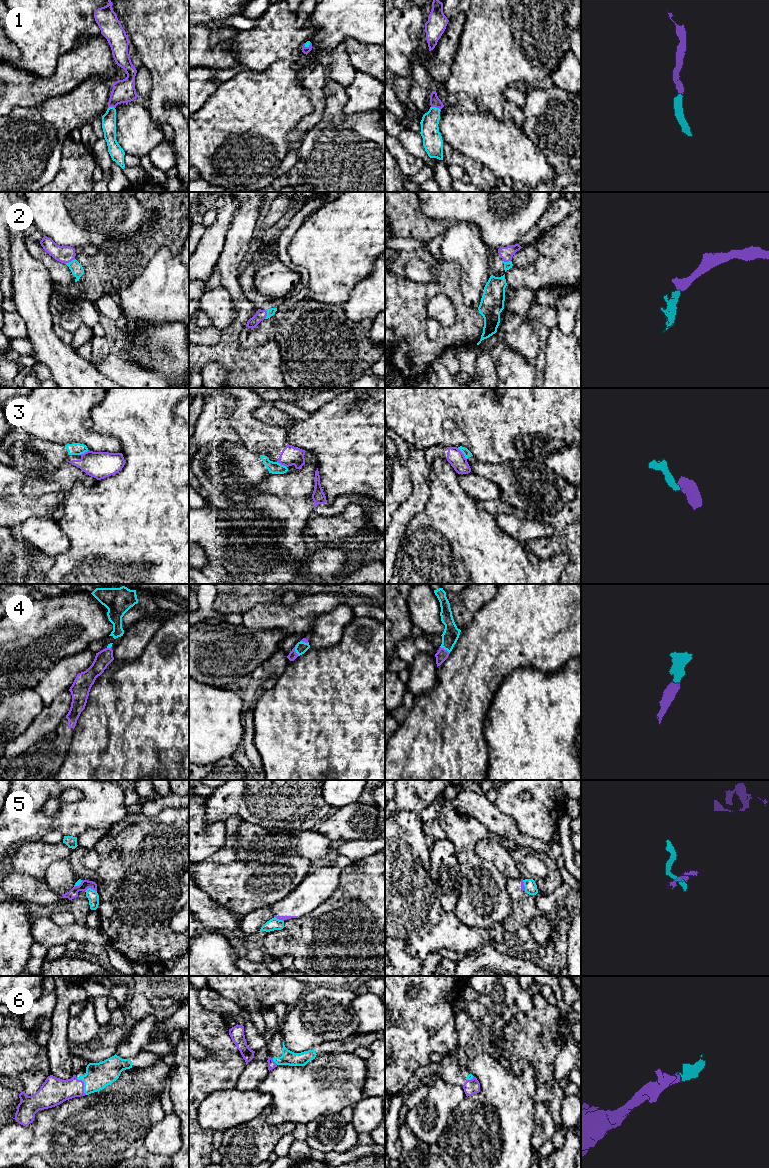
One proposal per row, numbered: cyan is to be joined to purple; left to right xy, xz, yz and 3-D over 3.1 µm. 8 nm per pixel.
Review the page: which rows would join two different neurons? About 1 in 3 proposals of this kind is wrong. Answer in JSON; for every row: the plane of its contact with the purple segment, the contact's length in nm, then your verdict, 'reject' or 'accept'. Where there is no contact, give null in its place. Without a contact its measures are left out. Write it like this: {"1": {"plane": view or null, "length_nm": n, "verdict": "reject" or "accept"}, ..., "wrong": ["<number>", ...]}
{"1": {"plane": "yz", "length_nm": 90, "verdict": "accept"}, "2": {"plane": "xy", "length_nm": 90, "verdict": "accept"}, "3": {"plane": "yz", "length_nm": 120, "verdict": "reject"}, "4": {"plane": "xz", "length_nm": 100, "verdict": "accept"}, "5": {"plane": "xy", "length_nm": 100, "verdict": "reject"}, "6": {"plane": "xy", "length_nm": 170, "verdict": "accept"}, "wrong": ["3", "5"]}

